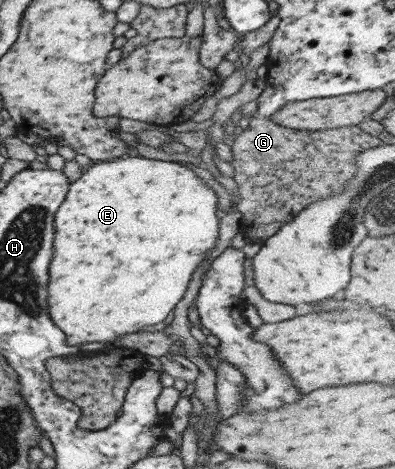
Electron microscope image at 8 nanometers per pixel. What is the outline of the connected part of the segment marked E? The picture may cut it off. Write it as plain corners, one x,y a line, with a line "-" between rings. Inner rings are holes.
126,156
105,162
91,163
79,175
76,181
70,184
64,201
60,204
54,218
54,241
52,252
52,267
48,267
48,308
52,322
66,335
69,345
82,345
83,343
108,343
120,336
140,331
150,330
151,327
162,323
168,314
176,308
176,305
184,299
188,284
191,282
192,274
199,263
206,259
208,251
215,247
218,239
218,198
216,193
205,181
196,176
196,173
187,166
178,162
162,161
144,158
143,156

